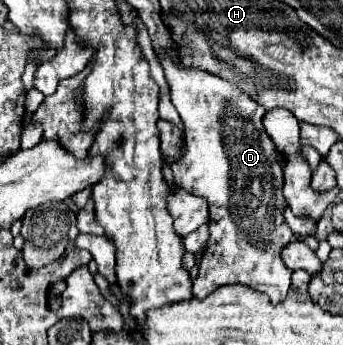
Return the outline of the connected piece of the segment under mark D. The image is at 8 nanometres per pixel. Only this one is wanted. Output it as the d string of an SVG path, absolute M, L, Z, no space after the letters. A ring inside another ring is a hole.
M160 57L160 63L164 67L164 73L166 73L166 81L170 85L170 97L172 97L172 103L176 107L176 111L180 113L182 121L184 121L184 127L186 127L186 155L180 159L180 161L174 161L172 163L172 173L174 173L174 183L178 183L182 189L198 197L204 197L210 205L210 239L208 239L208 247L202 255L202 261L196 263L194 255L186 252L184 255L184 267L186 269L192 269L194 265L198 265L198 277L194 279L194 295L198 299L206 299L210 293L214 293L218 287L224 287L224 285L234 285L234 283L240 283L240 285L246 285L254 291L260 291L260 293L266 293L270 297L272 303L280 303L286 299L286 293L288 293L288 287L290 287L290 277L292 277L292 271L284 265L284 261L280 259L280 247L284 247L284 243L290 243L290 237L292 237L292 231L290 227L286 225L284 217L282 217L282 211L286 209L286 203L284 203L284 195L282 195L282 185L284 185L284 177L282 177L282 169L276 161L276 155L274 155L274 143L272 139L268 137L268 133L264 131L262 127L262 117L264 117L264 107L260 107L254 99L250 99L248 95L244 95L242 91L236 91L236 87L232 87L230 81L224 81L222 77L216 77L212 73L206 73L206 71L184 71L184 67L180 65L174 65L172 61L168 61L168 57ZM262 215L262 225L268 225L268 243L252 243L248 239L248 235L244 231L250 231L250 223L254 223L254 217L258 221L258 217Z

